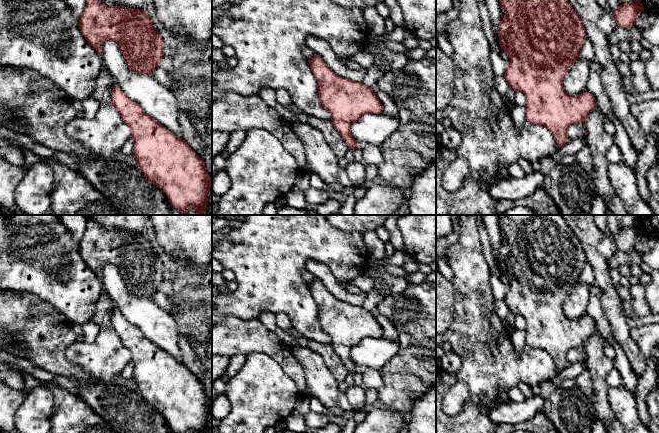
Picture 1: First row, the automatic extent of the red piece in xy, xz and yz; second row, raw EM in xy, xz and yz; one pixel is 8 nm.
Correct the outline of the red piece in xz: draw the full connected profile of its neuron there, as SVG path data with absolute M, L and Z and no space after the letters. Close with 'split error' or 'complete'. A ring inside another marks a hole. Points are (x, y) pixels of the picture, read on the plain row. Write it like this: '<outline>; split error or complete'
M318 278L308 287L318 306L321 328L331 338L335 352L349 372L360 372L351 359L351 348L364 338L383 337L383 330L372 311L337 299Z; complete

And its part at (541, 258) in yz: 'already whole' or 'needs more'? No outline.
already whole

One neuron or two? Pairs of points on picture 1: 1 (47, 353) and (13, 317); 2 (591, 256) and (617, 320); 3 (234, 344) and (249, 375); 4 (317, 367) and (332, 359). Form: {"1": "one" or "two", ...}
{"1": "one", "2": "one", "3": "two", "4": "two"}

